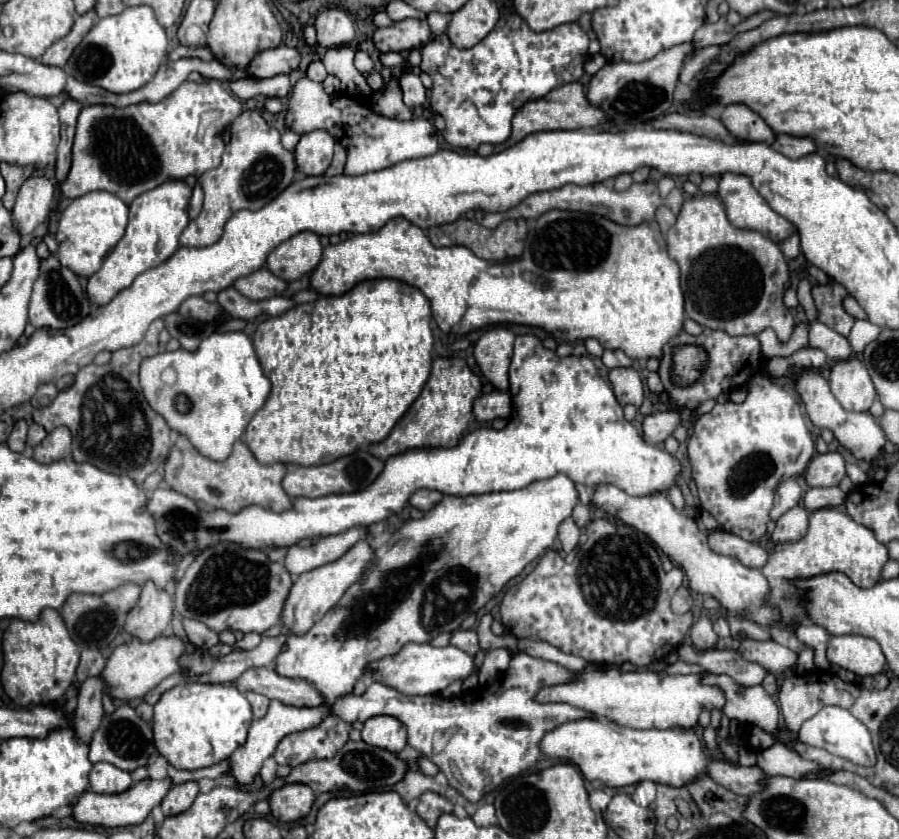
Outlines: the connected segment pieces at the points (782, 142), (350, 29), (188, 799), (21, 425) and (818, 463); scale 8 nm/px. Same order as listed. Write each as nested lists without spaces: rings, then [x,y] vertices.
[[[777,135],[775,143],[771,145],[775,151],[787,155],[789,159],[799,159],[815,151],[815,143],[807,137],[791,137],[791,135]]]
[[[327,9],[315,17],[317,43],[323,49],[339,47],[351,43],[356,34],[356,25],[352,17],[343,9]]]
[[[187,781],[181,785],[173,785],[169,789],[169,793],[165,795],[165,799],[161,801],[161,809],[165,815],[179,815],[185,809],[191,807],[191,803],[195,801],[199,793],[199,787],[195,781]]]
[[[17,421],[9,439],[7,439],[7,447],[11,447],[11,451],[15,451],[15,453],[23,453],[25,441],[27,441],[27,423]]]
[[[837,451],[825,455],[815,455],[807,467],[807,485],[809,487],[831,487],[839,485],[845,477],[845,459]]]

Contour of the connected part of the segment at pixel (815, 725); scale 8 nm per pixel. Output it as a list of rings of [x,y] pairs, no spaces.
[[[823,707],[815,717],[811,717],[809,721],[803,723],[803,727],[799,731],[799,739],[807,745],[821,747],[833,755],[849,759],[857,765],[875,765],[875,751],[873,751],[871,735],[869,735],[867,727],[843,707]]]

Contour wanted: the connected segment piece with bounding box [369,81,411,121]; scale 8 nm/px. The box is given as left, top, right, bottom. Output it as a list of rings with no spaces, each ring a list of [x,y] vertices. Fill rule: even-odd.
[[[393,81],[385,87],[385,91],[381,93],[373,93],[371,95],[371,109],[383,117],[391,117],[391,119],[399,119],[399,121],[409,121],[411,119],[411,109],[403,103],[401,99],[401,89],[399,83]]]

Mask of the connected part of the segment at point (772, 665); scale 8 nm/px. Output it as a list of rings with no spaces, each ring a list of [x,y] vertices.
[[[745,639],[739,647],[739,653],[753,663],[763,665],[771,673],[783,673],[791,667],[795,667],[797,653],[775,643],[775,641],[753,641]]]

